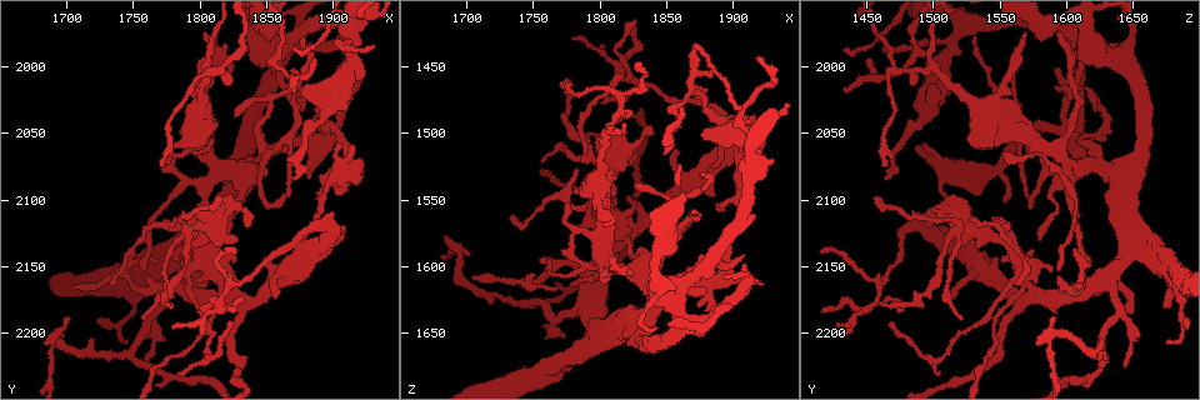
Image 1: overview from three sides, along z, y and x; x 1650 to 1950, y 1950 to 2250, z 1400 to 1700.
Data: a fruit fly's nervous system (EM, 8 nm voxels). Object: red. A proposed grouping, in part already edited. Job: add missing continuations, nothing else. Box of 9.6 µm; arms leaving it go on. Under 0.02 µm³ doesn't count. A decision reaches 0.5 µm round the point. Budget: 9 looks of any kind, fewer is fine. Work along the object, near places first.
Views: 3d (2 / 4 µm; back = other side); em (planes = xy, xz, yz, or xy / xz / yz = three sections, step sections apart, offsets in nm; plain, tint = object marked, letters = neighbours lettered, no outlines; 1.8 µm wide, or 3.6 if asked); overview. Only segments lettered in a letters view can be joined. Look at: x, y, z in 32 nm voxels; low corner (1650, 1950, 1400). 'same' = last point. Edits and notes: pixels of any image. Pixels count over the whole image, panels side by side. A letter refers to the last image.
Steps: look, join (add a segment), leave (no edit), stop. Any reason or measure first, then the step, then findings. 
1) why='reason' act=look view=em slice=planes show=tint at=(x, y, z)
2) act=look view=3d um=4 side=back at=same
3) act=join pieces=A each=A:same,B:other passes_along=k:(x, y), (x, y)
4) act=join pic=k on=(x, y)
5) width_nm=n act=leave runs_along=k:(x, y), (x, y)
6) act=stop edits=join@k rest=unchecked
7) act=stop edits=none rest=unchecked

why='branch stops here' act=look view=em slice=xy step=16 show=letters at=(1762, 2224, 1644)

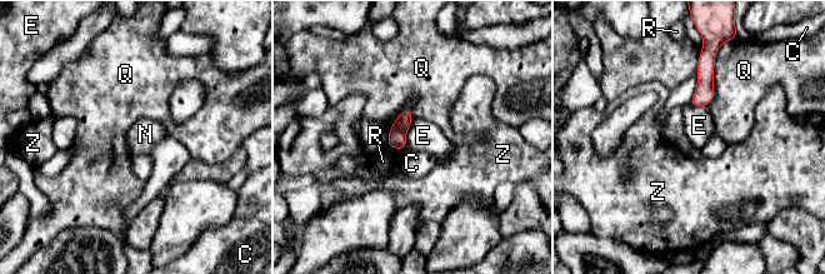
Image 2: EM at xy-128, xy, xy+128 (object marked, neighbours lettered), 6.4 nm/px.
width_nm=120 act=leave each=C:other,E:other,N:other,Q:other,R:other,Z:other border=2:(414, 118), (406, 133), (405, 148) found='no lettered segment goes on from it'

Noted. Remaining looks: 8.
why='closes a loop' act=look view=3d um=4 at=(1802, 2186, 1538)

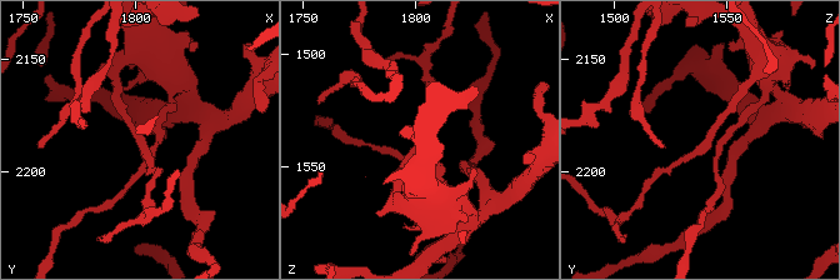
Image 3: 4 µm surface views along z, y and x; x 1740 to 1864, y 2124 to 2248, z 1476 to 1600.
act=look view=em slice=planes show=letters at=(1803, 2189, 1538)

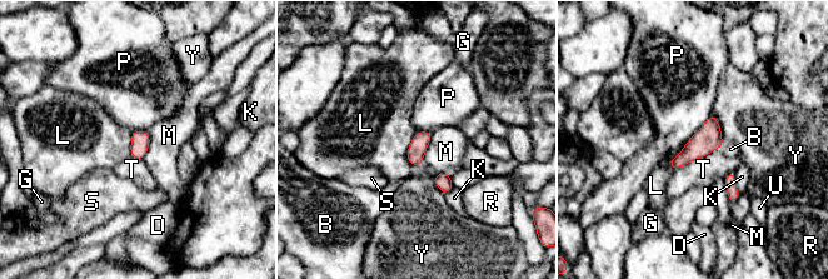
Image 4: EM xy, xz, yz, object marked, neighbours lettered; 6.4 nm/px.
act=leave each=B:other,D:other,G:other,K:other,L:other,M:other,P:other,R:other,S:other,T:other,U:other,Y:other border=4:(415, 133), (407, 152), (414, 168) found='no lettered segment goes on from it'

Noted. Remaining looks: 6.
why='branch stops here' act=look view=em slice=planes show=letters at=(1884, 2086, 1610)

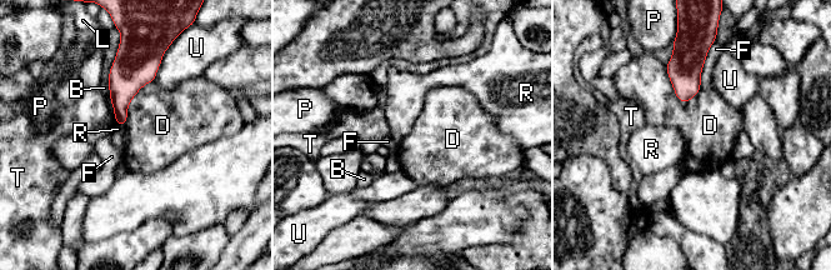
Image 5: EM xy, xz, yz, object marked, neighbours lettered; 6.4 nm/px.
act=leave each=B:other,D:other,F:other,L:other,P:other,R:other,T:other,U:other found='no lettered segment goes on from it'

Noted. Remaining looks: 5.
why='three-way junction' act=look view=em slice=xz step=8 show=letters at=(1822, 2012, 1484)

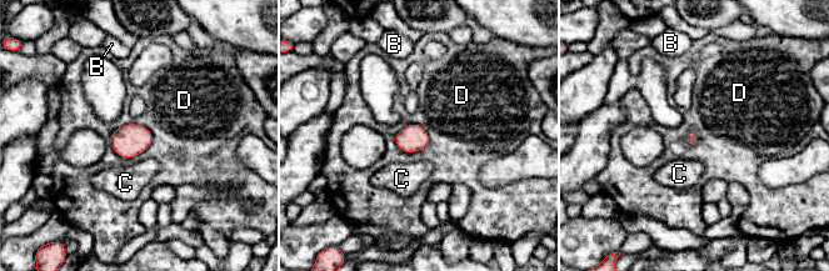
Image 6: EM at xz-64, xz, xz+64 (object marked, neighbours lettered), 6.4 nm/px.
act=leave each=B:other,C:other,D:other found='none of them fits'

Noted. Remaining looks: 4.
act=stop edits=none rest=unchecked

